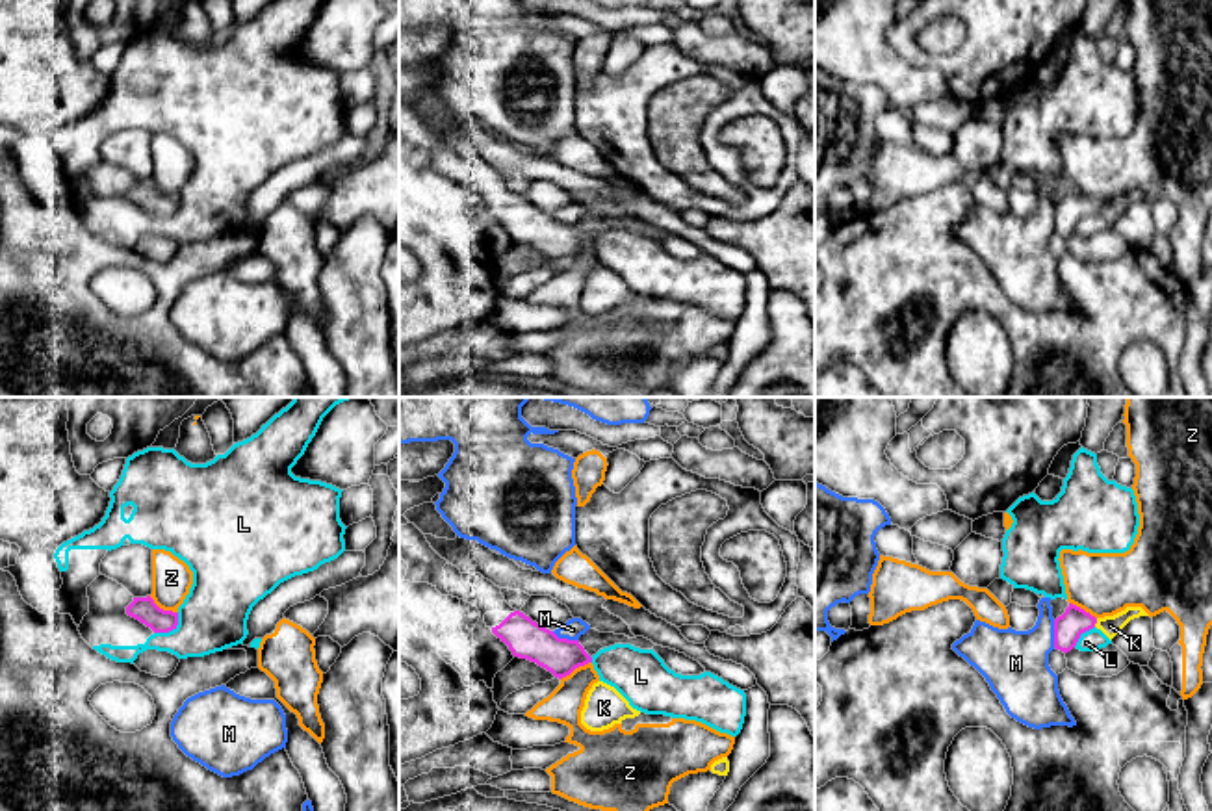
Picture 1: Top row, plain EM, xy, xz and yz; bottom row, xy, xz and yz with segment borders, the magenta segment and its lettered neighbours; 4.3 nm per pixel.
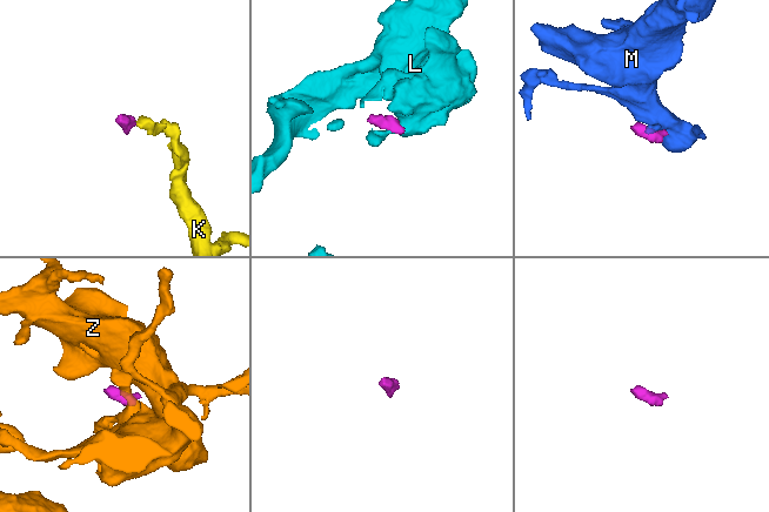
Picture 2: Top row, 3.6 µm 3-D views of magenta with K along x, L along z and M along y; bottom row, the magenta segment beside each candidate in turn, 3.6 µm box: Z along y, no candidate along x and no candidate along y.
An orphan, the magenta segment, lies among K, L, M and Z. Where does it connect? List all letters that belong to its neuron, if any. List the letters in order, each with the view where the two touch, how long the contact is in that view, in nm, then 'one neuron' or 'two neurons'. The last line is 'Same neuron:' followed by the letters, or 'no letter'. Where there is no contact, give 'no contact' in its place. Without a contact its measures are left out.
K: meets magenta in yz; contact 40 nm long; one neuron
L: meets magenta in xy; contact 140 nm long; two neurons
M: meets magenta in yz; contact 120 nm long; two neurons
Z: meets magenta in xz; contact 160 nm long; two neurons
Same neuron: K

